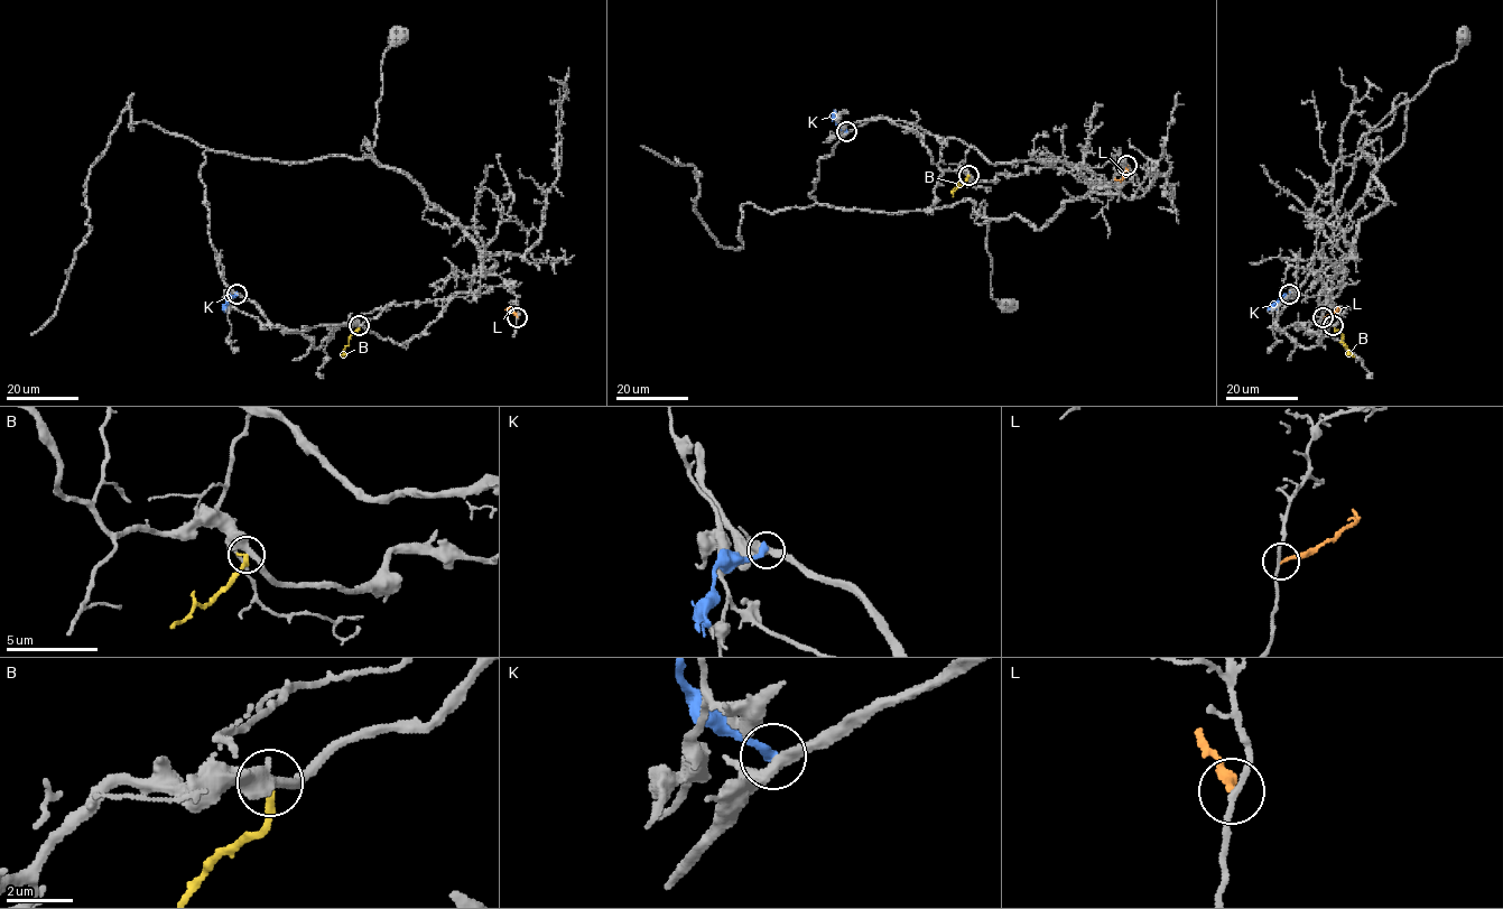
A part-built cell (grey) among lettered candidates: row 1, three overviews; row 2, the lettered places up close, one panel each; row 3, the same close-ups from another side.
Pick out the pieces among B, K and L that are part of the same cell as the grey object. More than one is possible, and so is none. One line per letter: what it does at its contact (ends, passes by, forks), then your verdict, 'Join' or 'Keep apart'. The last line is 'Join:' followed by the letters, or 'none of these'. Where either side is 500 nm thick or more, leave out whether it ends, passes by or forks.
B: It ends there. Keep apart
K: It ends there. Keep apart
L: It ends there. Keep apart
Join: none of these

